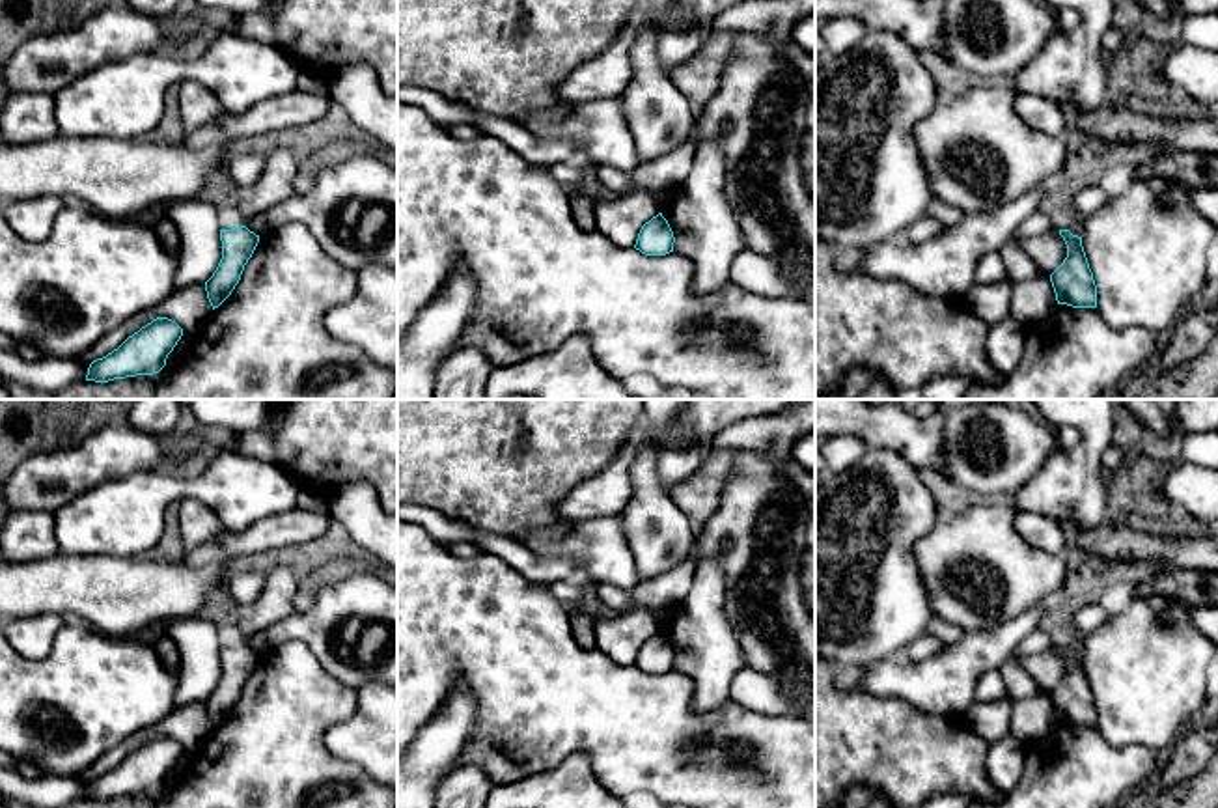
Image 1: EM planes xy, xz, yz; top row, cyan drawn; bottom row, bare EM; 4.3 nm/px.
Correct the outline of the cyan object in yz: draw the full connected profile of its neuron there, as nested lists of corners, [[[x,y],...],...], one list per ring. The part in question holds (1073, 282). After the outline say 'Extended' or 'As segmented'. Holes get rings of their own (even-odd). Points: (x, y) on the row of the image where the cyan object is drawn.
[[[1059,230],[1059,235],[1067,244],[1067,258],[1050,274],[1058,304],[1097,308],[1097,286],[1082,246],[1082,237],[1073,235],[1069,230]]]. As segmented

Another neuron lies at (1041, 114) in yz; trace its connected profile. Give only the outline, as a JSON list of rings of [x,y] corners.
[[[1017,93],[1015,112],[1033,131],[1059,138],[1067,136],[1065,116],[1059,104],[1050,99],[1030,93]]]

